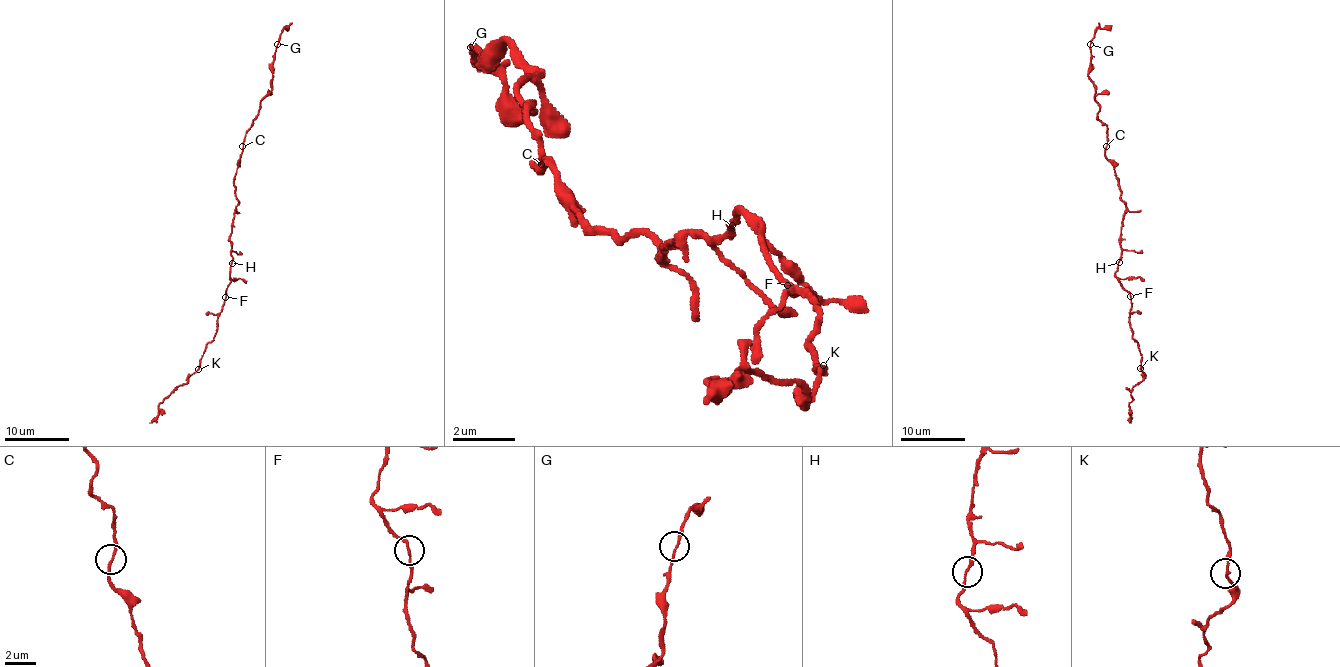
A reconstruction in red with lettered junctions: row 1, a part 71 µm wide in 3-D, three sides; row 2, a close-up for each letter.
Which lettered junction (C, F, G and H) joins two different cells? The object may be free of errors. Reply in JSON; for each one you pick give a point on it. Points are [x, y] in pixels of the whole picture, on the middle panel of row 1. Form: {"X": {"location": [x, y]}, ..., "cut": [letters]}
{"cut": []}

